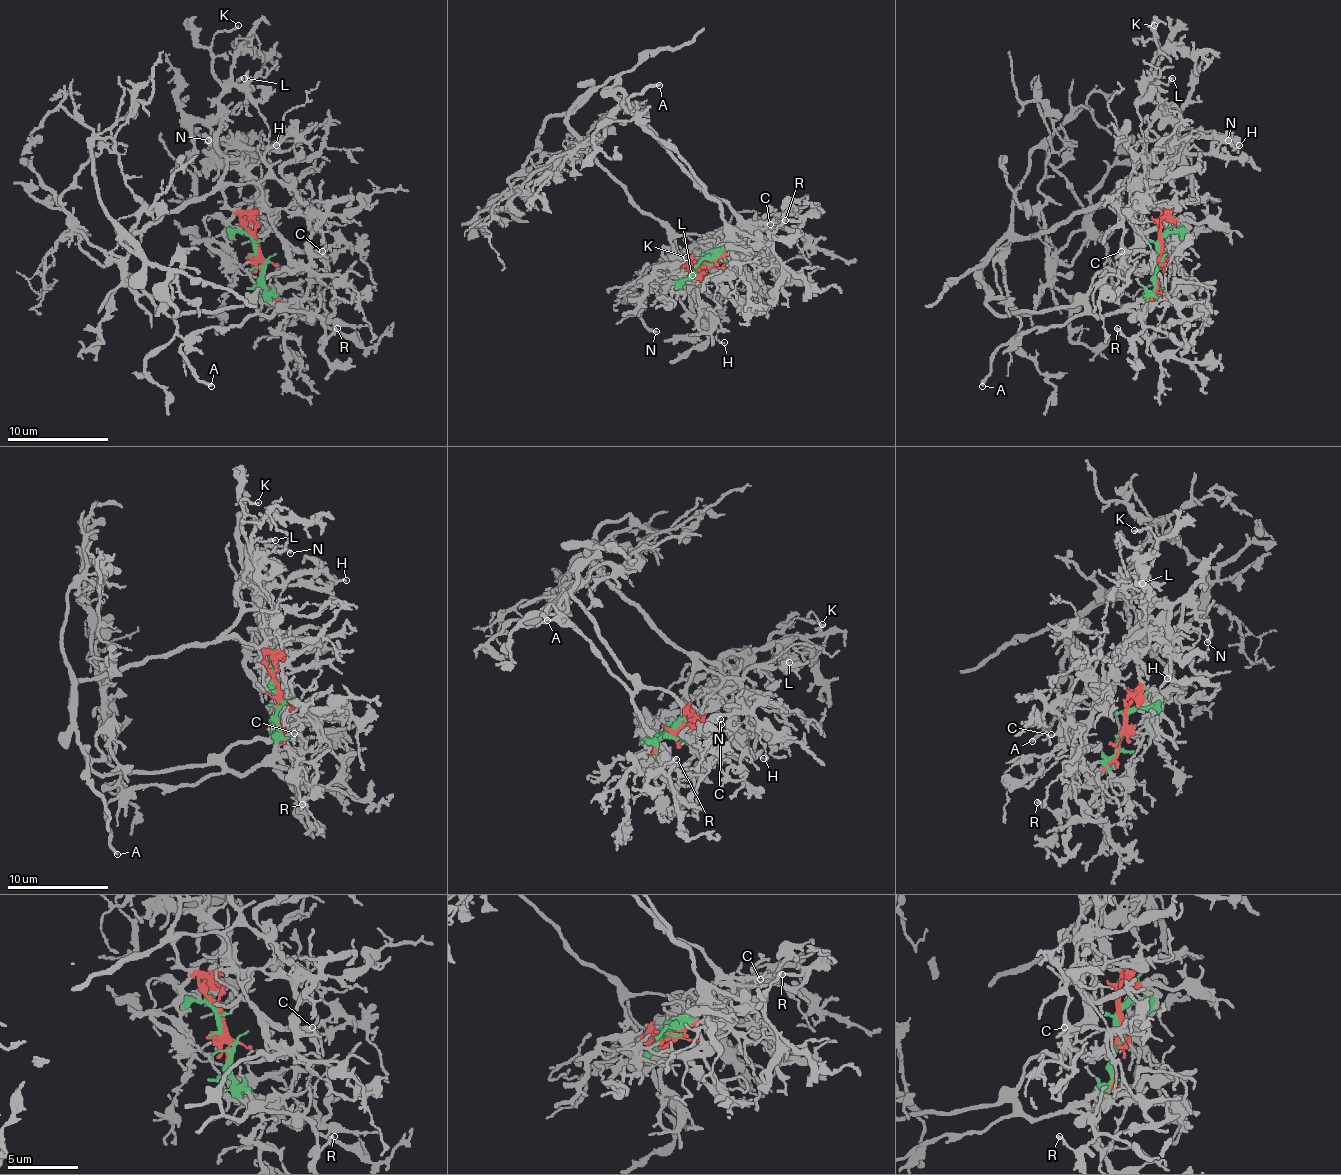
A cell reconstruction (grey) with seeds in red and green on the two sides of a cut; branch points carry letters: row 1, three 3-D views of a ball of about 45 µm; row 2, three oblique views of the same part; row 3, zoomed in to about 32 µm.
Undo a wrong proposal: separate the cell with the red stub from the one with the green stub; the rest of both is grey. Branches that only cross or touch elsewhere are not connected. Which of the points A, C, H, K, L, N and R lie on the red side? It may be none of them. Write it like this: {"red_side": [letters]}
{"red_side": ["H", "K", "L", "N"]}

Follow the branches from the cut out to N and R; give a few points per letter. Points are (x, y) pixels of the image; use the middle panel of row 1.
N: (705, 263), (685, 263), (670, 230), (670, 260), (634, 291), (642, 321), (657, 332)
R: (705, 263), (736, 230), (772, 245), (774, 230), (784, 220)

